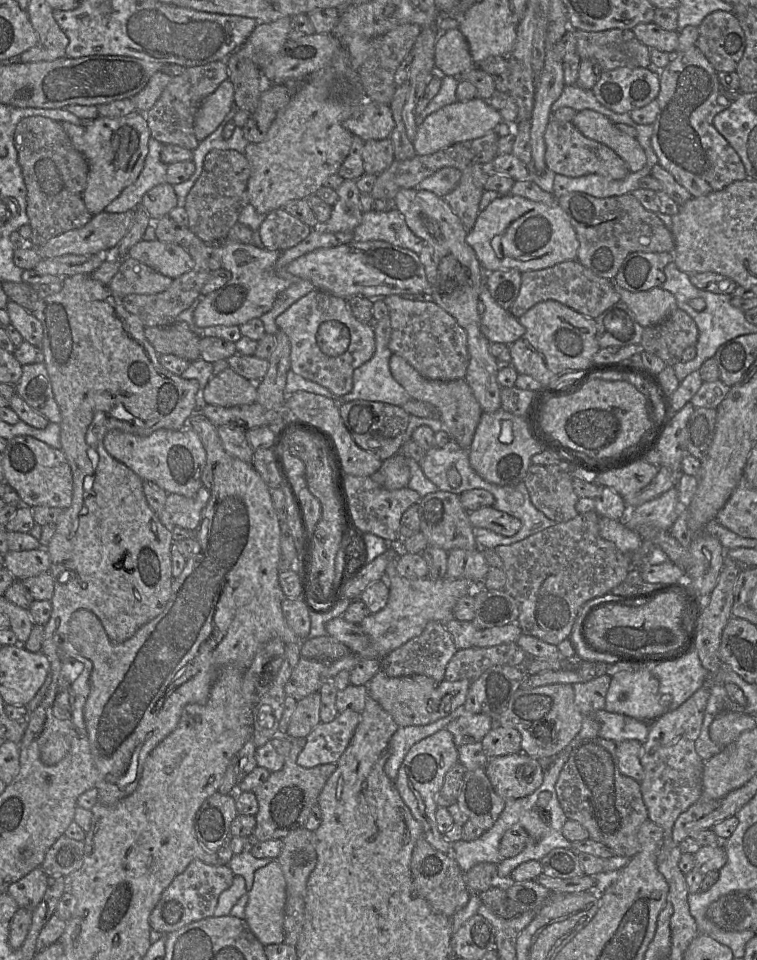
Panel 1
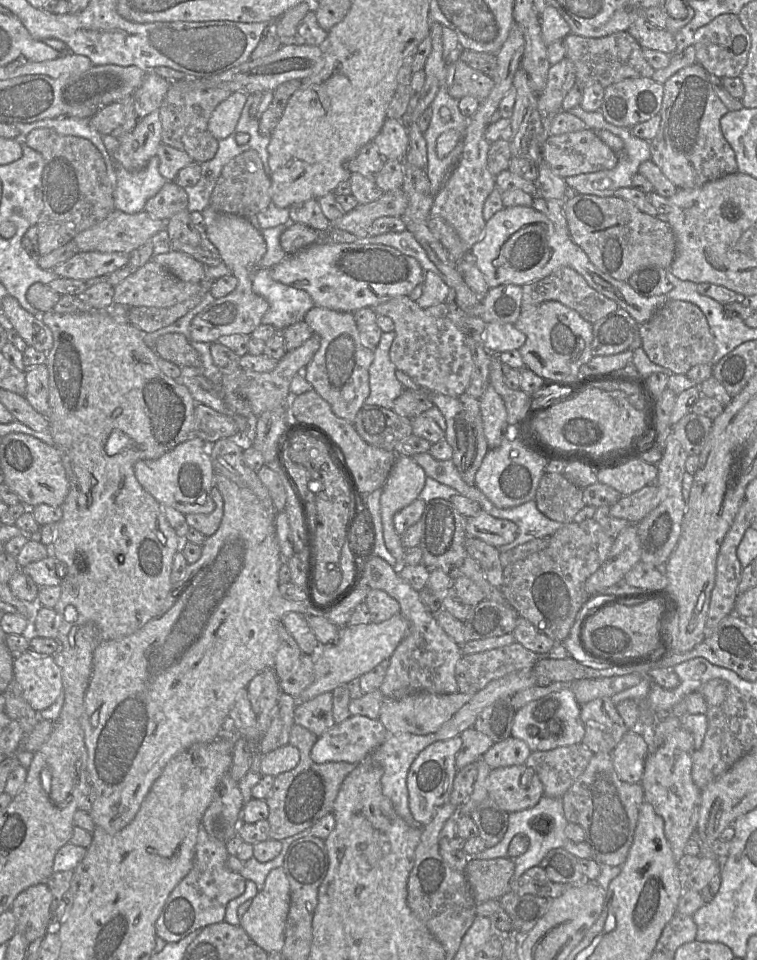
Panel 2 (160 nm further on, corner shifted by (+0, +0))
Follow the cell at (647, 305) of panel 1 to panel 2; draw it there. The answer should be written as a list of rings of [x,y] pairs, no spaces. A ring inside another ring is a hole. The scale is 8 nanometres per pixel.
[[[504,206],[501,210],[496,212],[486,221],[483,237],[471,247],[470,257],[484,274],[489,288],[494,288],[502,284],[522,286],[526,283],[542,279],[559,268],[573,268],[585,278],[590,287],[615,301],[618,307],[627,311],[638,324],[647,322],[667,302],[667,295],[652,297],[641,296],[627,281],[617,280],[599,270],[590,261],[584,250],[577,245],[570,236],[560,234],[550,219],[530,206]]]

